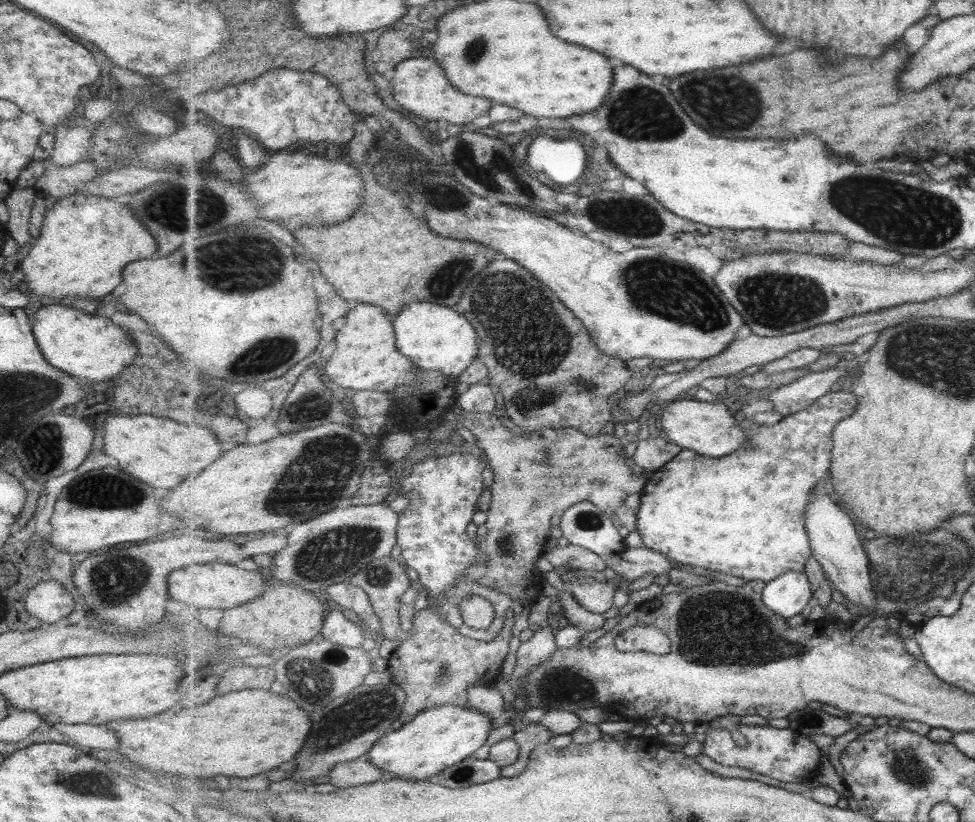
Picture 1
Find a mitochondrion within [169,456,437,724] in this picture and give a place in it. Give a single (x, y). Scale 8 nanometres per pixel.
(332, 550)

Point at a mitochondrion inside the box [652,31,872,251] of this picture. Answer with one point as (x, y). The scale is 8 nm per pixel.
(736, 109)

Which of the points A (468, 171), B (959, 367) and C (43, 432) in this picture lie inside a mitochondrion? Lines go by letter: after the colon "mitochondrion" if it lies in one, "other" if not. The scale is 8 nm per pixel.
A: mitochondrion
B: mitochondrion
C: mitochondrion

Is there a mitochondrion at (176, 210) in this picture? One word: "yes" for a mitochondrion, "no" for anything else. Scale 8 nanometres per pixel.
yes

